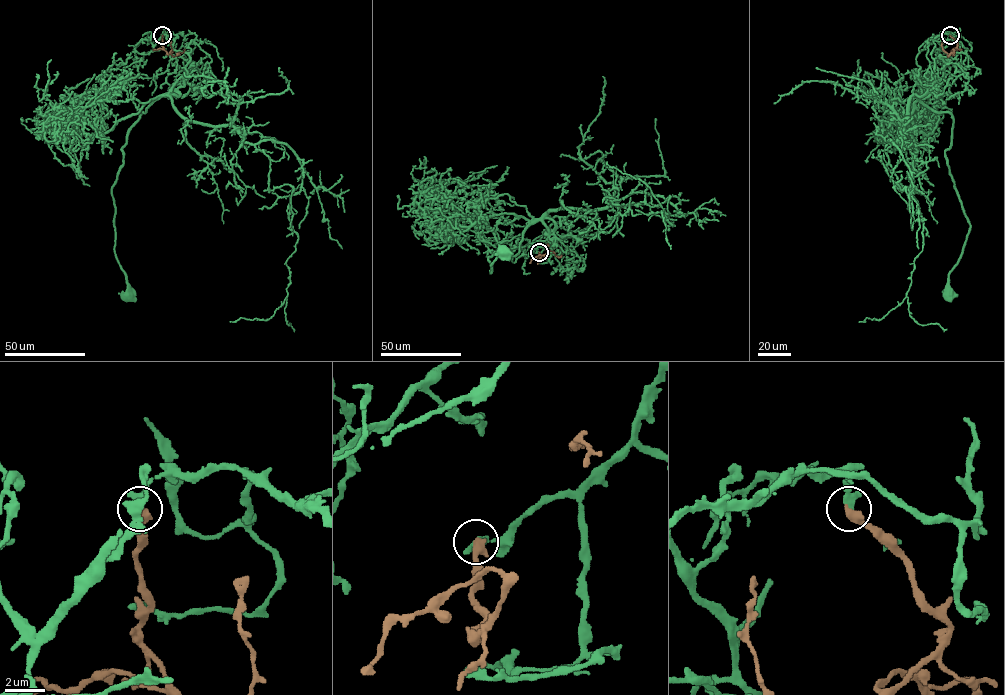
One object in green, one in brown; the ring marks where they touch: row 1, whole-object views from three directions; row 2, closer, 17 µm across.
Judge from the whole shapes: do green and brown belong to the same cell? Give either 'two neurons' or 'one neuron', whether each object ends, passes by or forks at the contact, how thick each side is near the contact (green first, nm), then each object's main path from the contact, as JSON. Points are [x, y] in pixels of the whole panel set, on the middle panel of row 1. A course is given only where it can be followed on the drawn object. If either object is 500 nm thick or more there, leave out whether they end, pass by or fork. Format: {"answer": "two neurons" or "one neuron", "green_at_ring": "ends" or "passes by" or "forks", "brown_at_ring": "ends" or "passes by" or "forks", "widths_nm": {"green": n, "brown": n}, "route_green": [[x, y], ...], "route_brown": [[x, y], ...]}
{"answer": "one neuron", "green_at_ring": "ends", "brown_at_ring": "ends", "widths_nm": {"green": 360, "brown": 480}, "route_green": [[539, 252], [567, 218], [533, 222], [516, 255], [499, 247], [488, 258], [491, 272], [506, 251]], "route_brown": [[539, 252], [538, 260], [548, 250], [559, 257], [561, 255]]}

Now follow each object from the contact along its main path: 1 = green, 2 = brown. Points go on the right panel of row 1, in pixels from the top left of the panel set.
1: (950, 35), (931, 37), (919, 52), (913, 91), (953, 119), (945, 157), (970, 226), (949, 274), (949, 296)
2: (950, 35), (957, 46), (948, 56), (955, 52), (953, 49)

